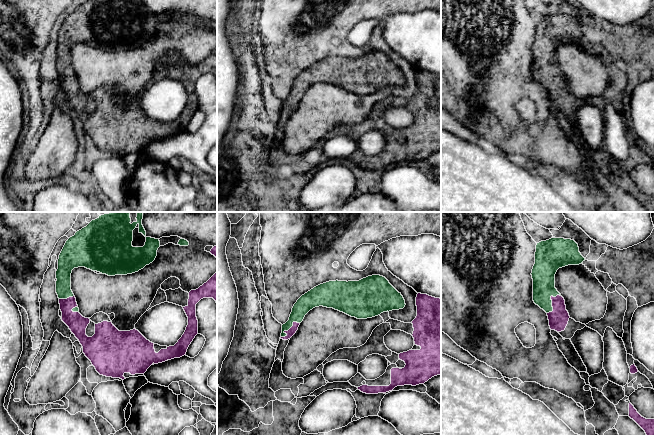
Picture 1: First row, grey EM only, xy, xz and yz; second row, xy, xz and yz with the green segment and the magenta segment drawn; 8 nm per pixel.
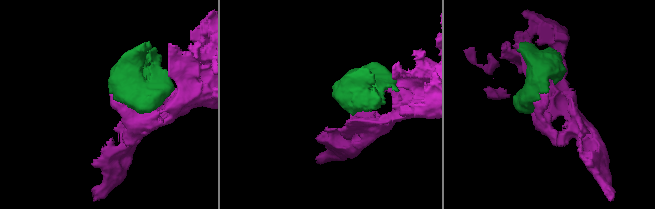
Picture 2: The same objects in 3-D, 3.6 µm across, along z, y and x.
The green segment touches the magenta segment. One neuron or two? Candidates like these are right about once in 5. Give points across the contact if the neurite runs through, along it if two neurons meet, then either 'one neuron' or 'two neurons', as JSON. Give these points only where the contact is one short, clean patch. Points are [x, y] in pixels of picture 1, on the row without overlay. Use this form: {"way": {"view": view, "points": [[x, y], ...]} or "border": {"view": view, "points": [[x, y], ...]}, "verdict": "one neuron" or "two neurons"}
{"verdict": "one neuron"}

